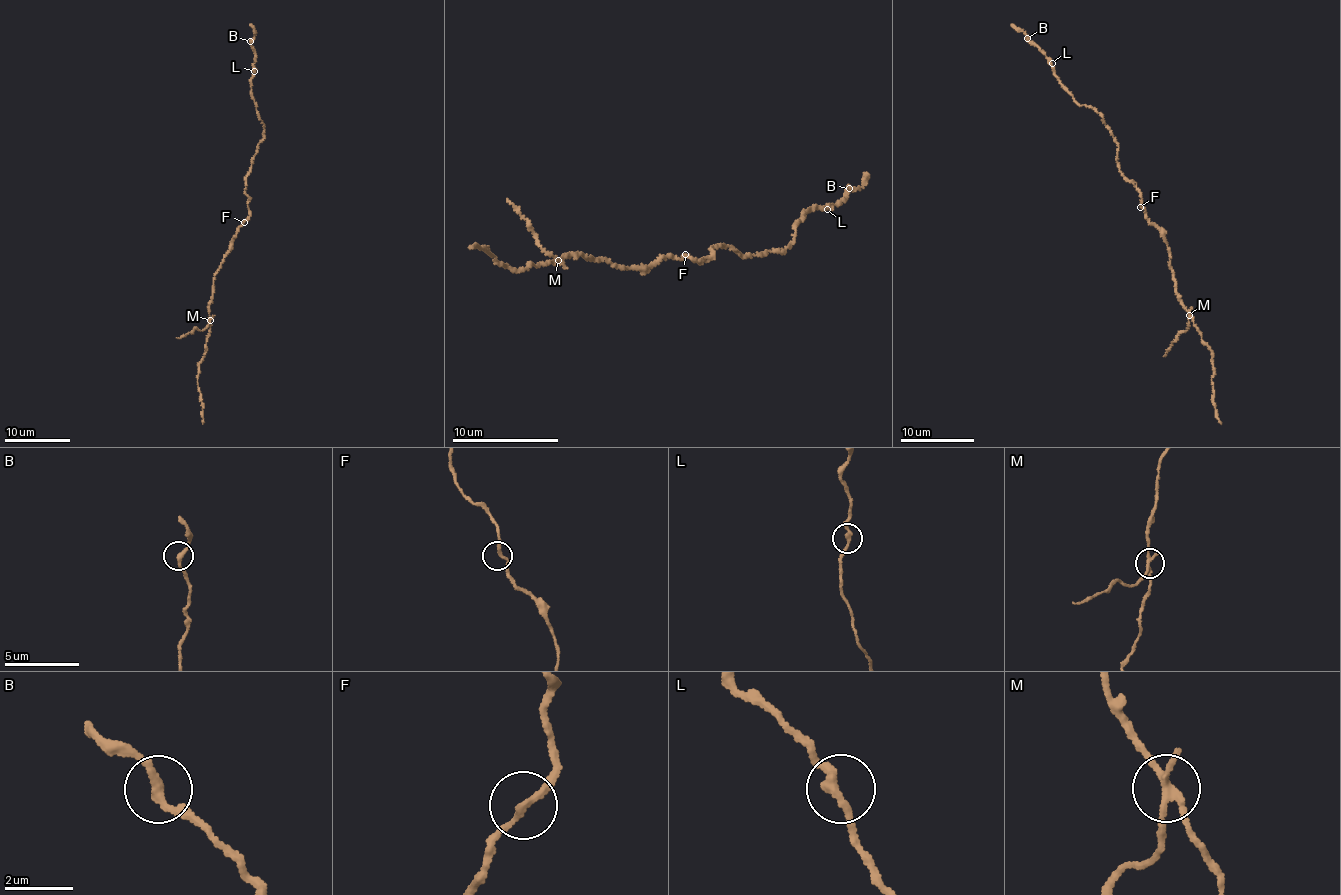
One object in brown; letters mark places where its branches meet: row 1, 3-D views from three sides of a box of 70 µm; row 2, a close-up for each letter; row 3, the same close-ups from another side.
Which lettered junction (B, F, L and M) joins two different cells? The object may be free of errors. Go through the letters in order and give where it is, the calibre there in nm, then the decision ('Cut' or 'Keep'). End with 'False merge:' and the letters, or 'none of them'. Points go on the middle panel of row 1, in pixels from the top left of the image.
B: Place: (849, 188). Thickness 240 nm. Keep
F: Place: (685, 254). Thickness 190 nm. Keep
L: Place: (827, 209). Thickness 240 nm. Keep
M: Place: (558, 260). Thickness 200 nm. Cut
False merge: M

